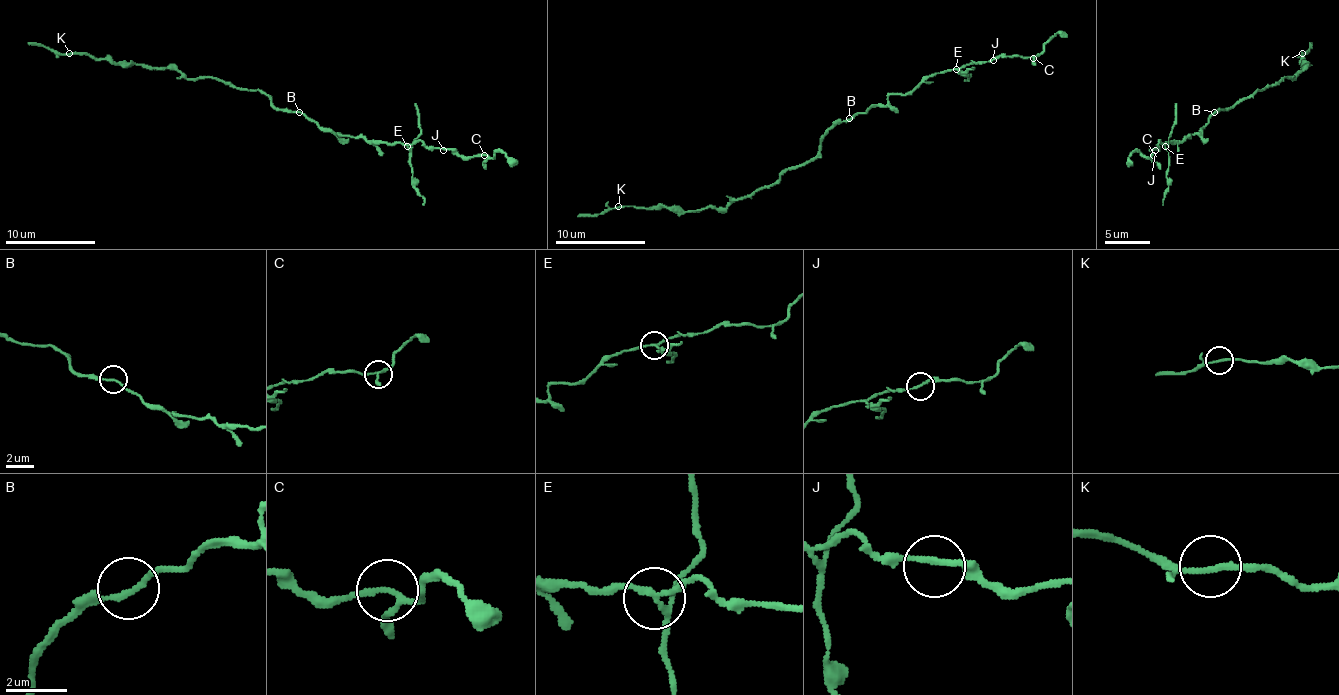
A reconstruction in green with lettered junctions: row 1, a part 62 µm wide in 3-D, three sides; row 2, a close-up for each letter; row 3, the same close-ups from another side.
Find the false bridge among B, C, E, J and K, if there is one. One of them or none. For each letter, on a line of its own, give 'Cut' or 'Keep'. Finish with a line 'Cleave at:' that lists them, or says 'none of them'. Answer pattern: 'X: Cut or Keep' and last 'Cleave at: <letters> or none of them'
B: Keep
C: Keep
E: Cut
J: Keep
K: Keep
Cleave at: E

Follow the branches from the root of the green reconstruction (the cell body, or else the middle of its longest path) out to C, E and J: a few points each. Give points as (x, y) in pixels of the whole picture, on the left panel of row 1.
C: (276, 107), (301, 112), (342, 136), (364, 136), (387, 143), (423, 141), (466, 157), (484, 155)
E: (276, 107), (301, 112), (322, 127), (328, 127), (342, 136), (364, 136), (369, 141), (407, 145)
J: (276, 107), (301, 112), (342, 136), (364, 136), (387, 143), (423, 141), (443, 150)

